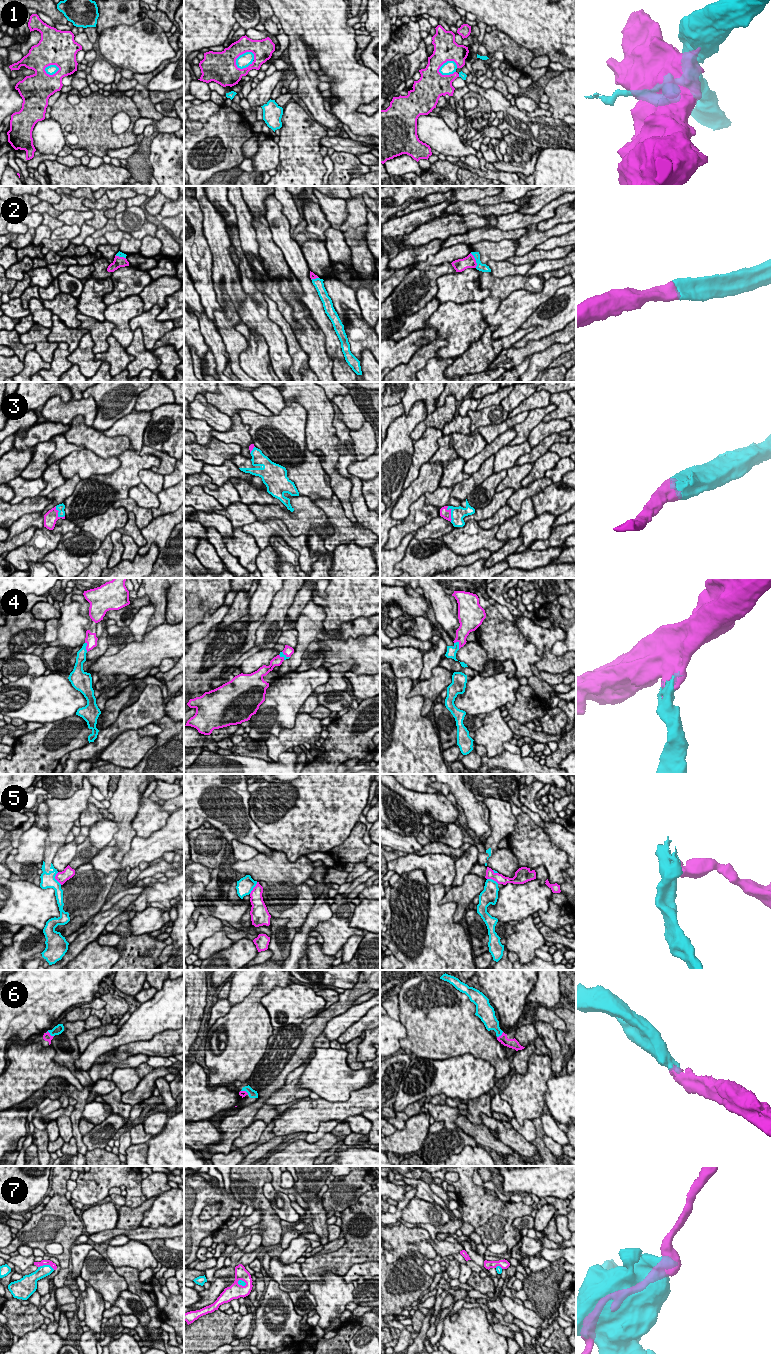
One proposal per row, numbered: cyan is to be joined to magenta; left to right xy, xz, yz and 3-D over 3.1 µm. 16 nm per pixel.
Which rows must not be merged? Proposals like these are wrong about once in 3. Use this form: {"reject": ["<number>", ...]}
{"reject": ["1", "5", "7"]}

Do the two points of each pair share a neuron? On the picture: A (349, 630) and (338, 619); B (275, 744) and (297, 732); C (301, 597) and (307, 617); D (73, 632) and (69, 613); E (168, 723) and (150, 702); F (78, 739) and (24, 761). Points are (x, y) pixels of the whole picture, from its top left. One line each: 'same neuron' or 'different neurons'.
A: different neurons
B: same neuron
C: different neurons
D: same neuron
E: different neurons
F: same neuron

